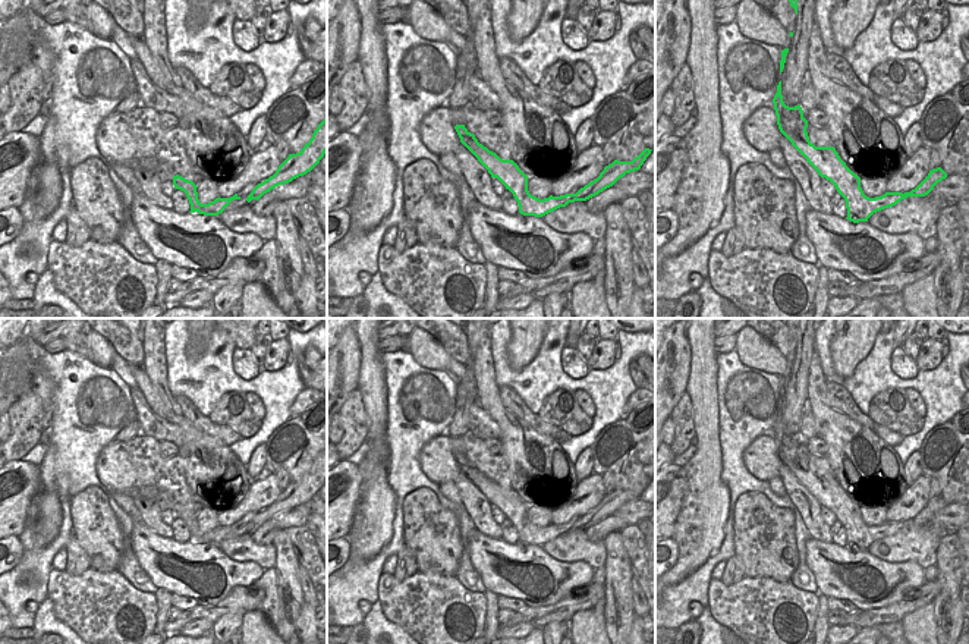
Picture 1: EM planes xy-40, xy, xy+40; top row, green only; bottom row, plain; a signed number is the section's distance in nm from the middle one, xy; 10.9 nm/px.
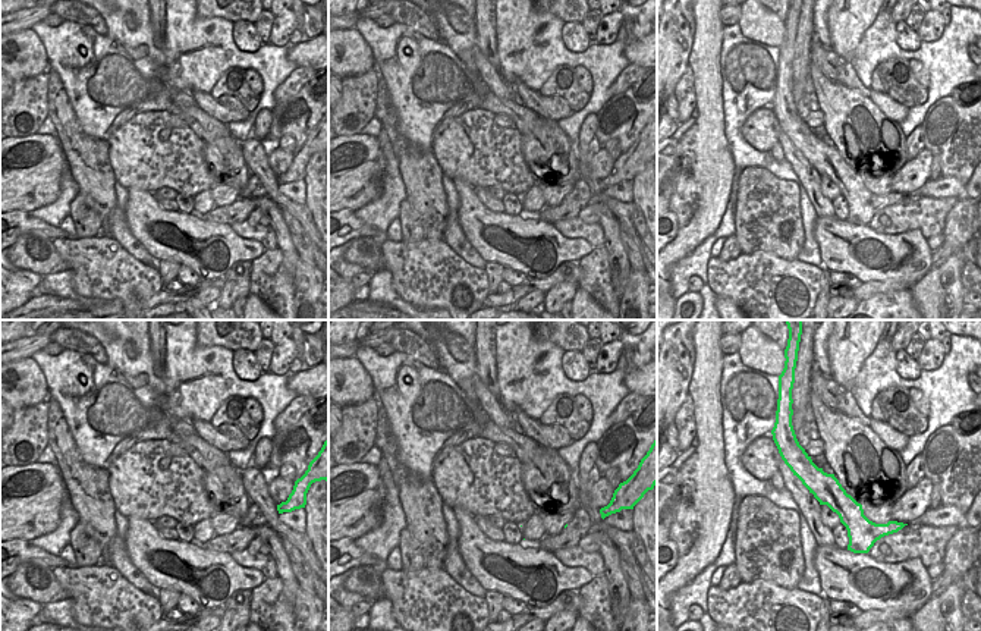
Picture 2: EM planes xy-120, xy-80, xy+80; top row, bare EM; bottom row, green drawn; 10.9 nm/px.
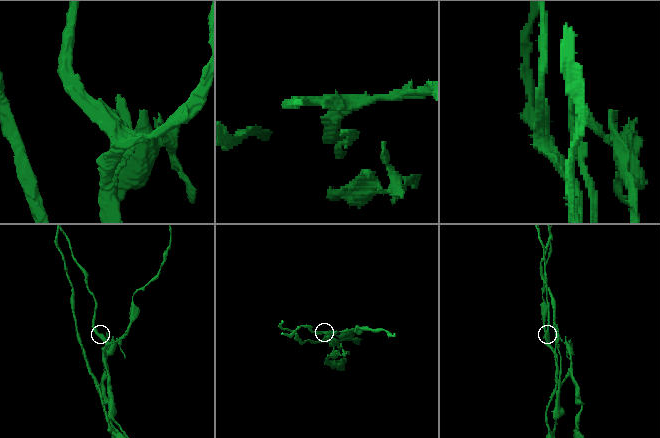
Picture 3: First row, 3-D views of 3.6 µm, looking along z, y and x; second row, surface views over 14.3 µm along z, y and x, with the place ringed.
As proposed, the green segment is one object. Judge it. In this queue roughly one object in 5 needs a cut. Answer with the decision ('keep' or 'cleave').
cleave

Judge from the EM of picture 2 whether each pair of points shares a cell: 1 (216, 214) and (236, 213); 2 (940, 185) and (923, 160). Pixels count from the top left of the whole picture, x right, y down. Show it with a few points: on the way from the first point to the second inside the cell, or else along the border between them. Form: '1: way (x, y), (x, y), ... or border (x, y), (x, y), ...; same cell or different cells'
1: way (220, 214), (232, 213); same cell
2: border (928, 179), (908, 194); different cells

